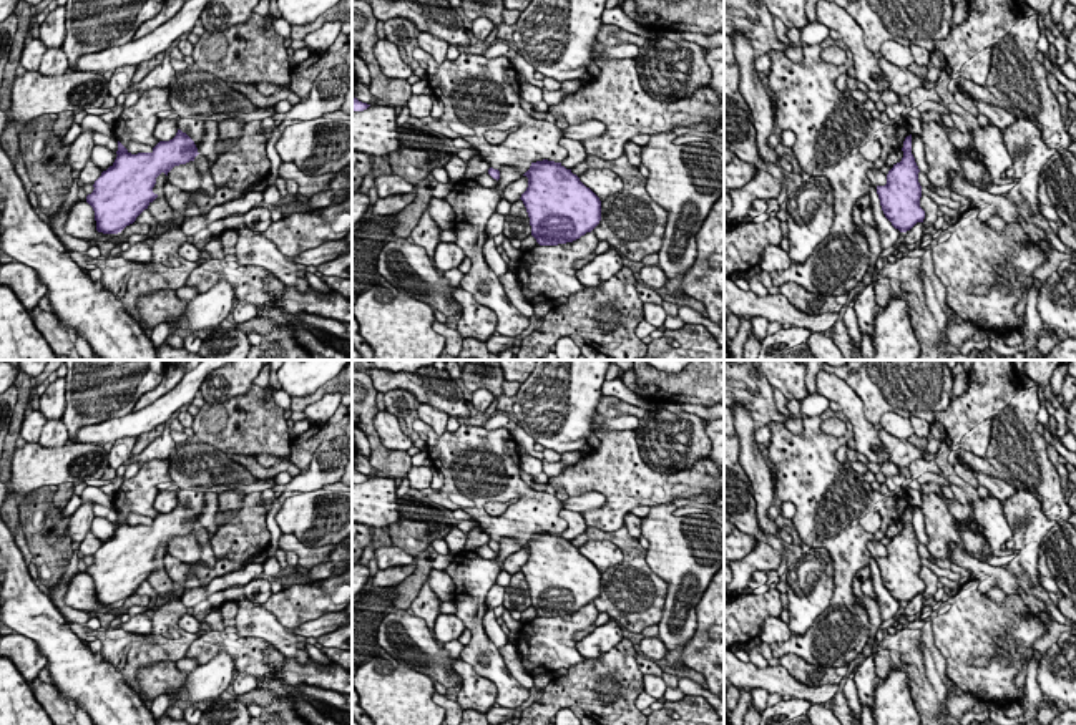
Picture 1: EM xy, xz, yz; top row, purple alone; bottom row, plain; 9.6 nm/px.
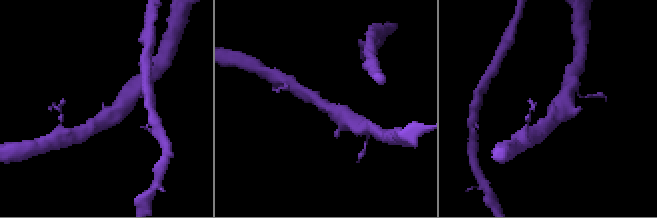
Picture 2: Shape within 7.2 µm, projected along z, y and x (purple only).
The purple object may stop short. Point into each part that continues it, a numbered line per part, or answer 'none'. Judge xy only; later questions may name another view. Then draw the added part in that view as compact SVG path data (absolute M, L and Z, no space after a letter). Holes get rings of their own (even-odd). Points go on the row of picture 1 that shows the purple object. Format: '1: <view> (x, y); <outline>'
none

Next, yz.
none

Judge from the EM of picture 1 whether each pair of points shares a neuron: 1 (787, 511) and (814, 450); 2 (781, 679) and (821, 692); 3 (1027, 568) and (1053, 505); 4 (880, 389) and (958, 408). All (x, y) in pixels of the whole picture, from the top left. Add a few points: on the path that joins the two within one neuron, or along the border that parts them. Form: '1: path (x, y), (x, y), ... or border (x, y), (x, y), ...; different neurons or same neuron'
1: border (782, 501), (789, 501), (794, 506), (792, 518); different neurons
2: path (791, 687), (811, 692); same neuron
3: border (1027, 490), (1035, 495), (1041, 511), (1056, 523); different neurons
4: border (952, 400), (935, 413), (934, 420); different neurons

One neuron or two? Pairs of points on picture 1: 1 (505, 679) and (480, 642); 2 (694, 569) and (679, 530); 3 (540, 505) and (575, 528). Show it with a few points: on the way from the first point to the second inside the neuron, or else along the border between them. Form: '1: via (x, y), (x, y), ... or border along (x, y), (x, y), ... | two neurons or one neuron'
1: via (497, 671), (485, 651) | one neuron
2: via (688, 559), (679, 546), (679, 540) | one neuron
3: border along (563, 508), (560, 516), (567, 528), (562, 535) | two neurons

